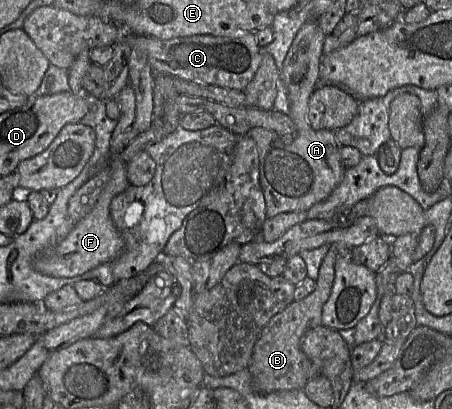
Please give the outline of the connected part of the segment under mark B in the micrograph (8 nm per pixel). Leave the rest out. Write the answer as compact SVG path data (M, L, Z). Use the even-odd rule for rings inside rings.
M329 246L320 265L314 291L300 301L293 301L284 310L274 315L263 328L255 343L249 371L255 389L260 393L301 390L309 380L320 374L316 366L302 351L301 339L310 329L322 325L322 309L328 300L333 281L336 260L350 250Z

